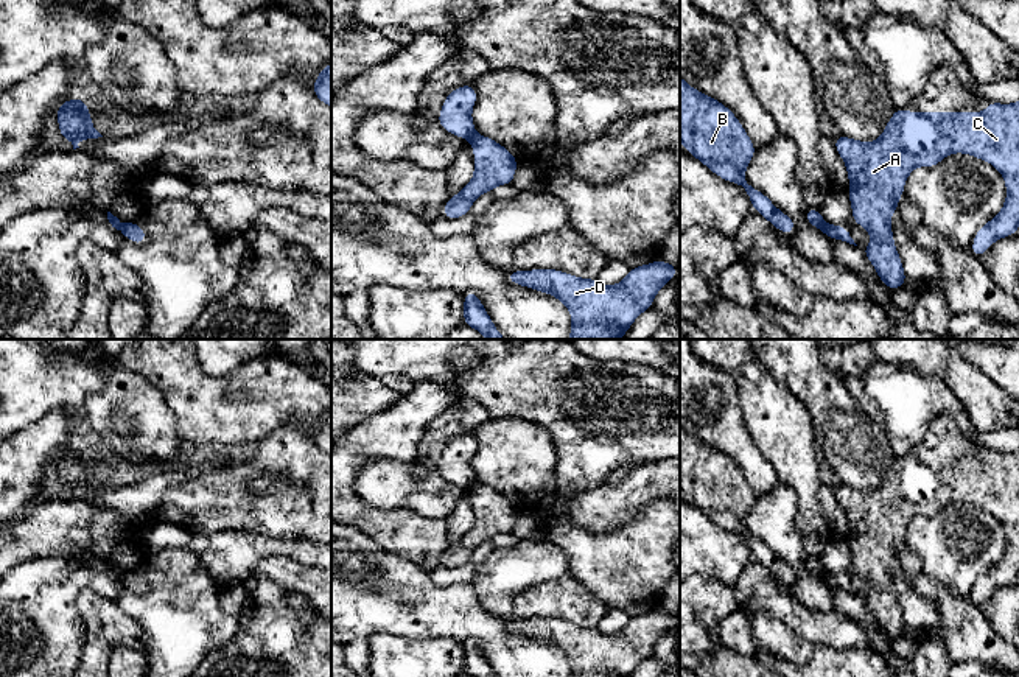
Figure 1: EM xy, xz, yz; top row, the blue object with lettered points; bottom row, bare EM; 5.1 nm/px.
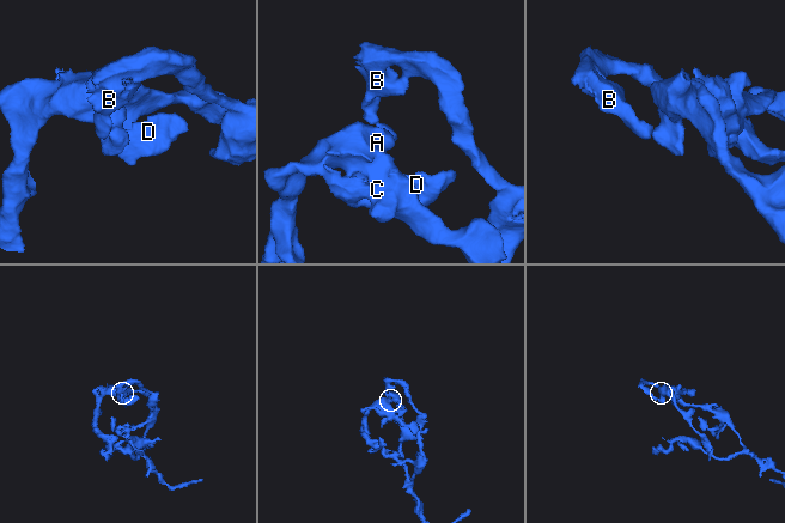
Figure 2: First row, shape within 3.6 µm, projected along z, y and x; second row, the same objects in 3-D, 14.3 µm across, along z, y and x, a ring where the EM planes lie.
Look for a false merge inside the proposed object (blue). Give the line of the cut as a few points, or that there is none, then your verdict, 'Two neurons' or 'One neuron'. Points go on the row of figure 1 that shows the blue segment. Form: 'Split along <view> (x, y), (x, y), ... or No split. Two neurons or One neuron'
Split along xz (476, 134), (470, 140). Two neurons

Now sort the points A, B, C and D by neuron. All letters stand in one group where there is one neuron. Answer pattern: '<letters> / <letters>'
A C D / B

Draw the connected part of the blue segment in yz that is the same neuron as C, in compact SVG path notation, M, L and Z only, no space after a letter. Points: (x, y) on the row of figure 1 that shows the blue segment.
M988 101L983 112L907 112L896 109L876 142L860 142L839 134L834 146L843 159L849 185L848 195L853 221L868 230L871 244L860 247L873 263L882 283L891 291L904 286L902 260L896 251L890 218L898 212L898 199L904 196L909 174L918 167L933 168L954 153L971 154L996 167L1007 185L1002 210L980 226L971 244L971 252L980 258L996 240L1013 237L1019 226L1019 101L1002 104Z

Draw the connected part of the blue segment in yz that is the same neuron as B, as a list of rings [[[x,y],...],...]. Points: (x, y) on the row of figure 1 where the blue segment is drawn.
[[[680,75],[680,142],[720,179],[742,185],[753,210],[784,235],[797,224],[758,188],[747,184],[744,173],[756,146],[739,118],[719,100],[692,89]]]

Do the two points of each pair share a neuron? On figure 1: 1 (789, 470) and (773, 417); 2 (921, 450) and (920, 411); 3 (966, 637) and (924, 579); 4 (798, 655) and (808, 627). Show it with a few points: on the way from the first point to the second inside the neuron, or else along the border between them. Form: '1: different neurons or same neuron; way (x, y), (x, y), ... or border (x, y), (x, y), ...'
1: same neuron; way (789, 458), (789, 445), (781, 430)
2: different neurons; border (949, 417), (938, 416), (926, 434), (903, 455)
3: same neuron; way (963, 623), (938, 593)
4: different neurons; border (773, 617), (806, 638), (812, 646)

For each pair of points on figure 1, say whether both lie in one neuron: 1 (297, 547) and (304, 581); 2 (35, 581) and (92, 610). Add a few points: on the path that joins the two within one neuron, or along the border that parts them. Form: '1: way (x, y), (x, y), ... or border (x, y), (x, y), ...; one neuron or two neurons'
1: border (265, 557), (287, 556), (315, 567); two neurons
2: border (92, 589), (84, 589), (78, 596), (84, 638); two neurons

